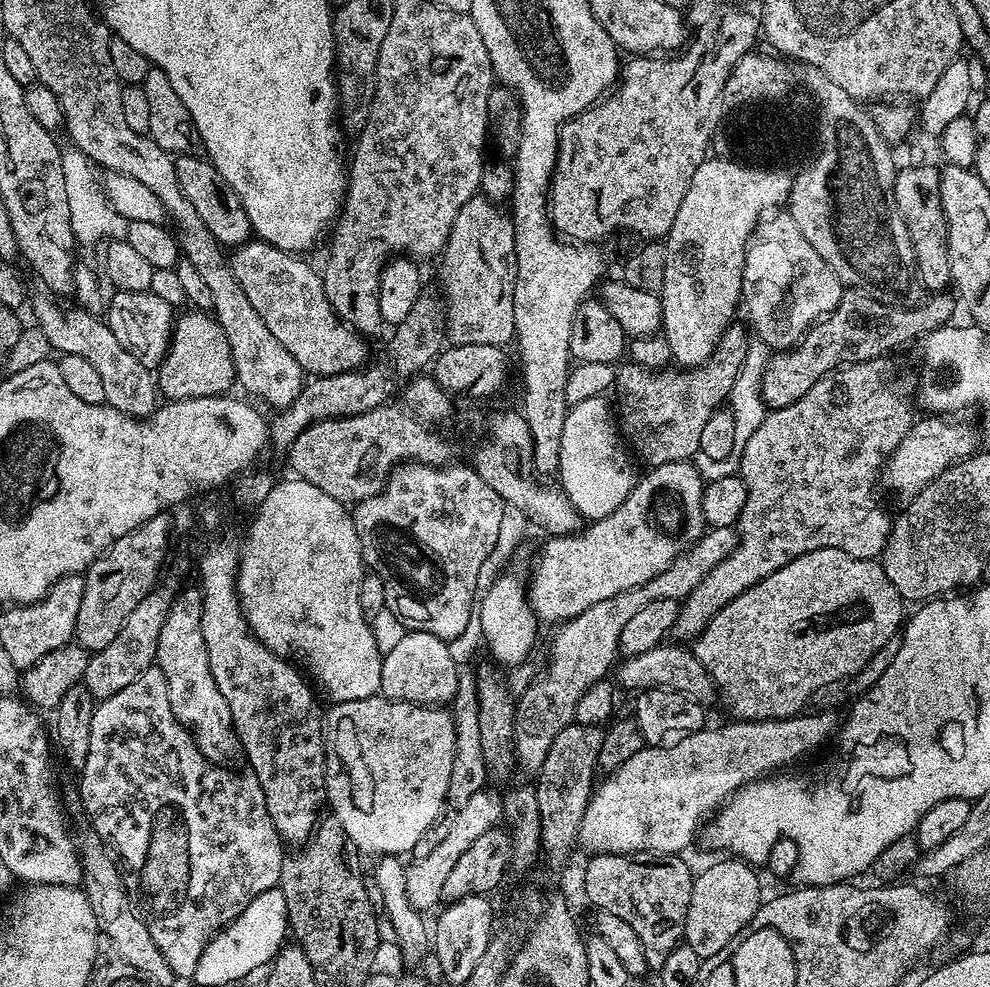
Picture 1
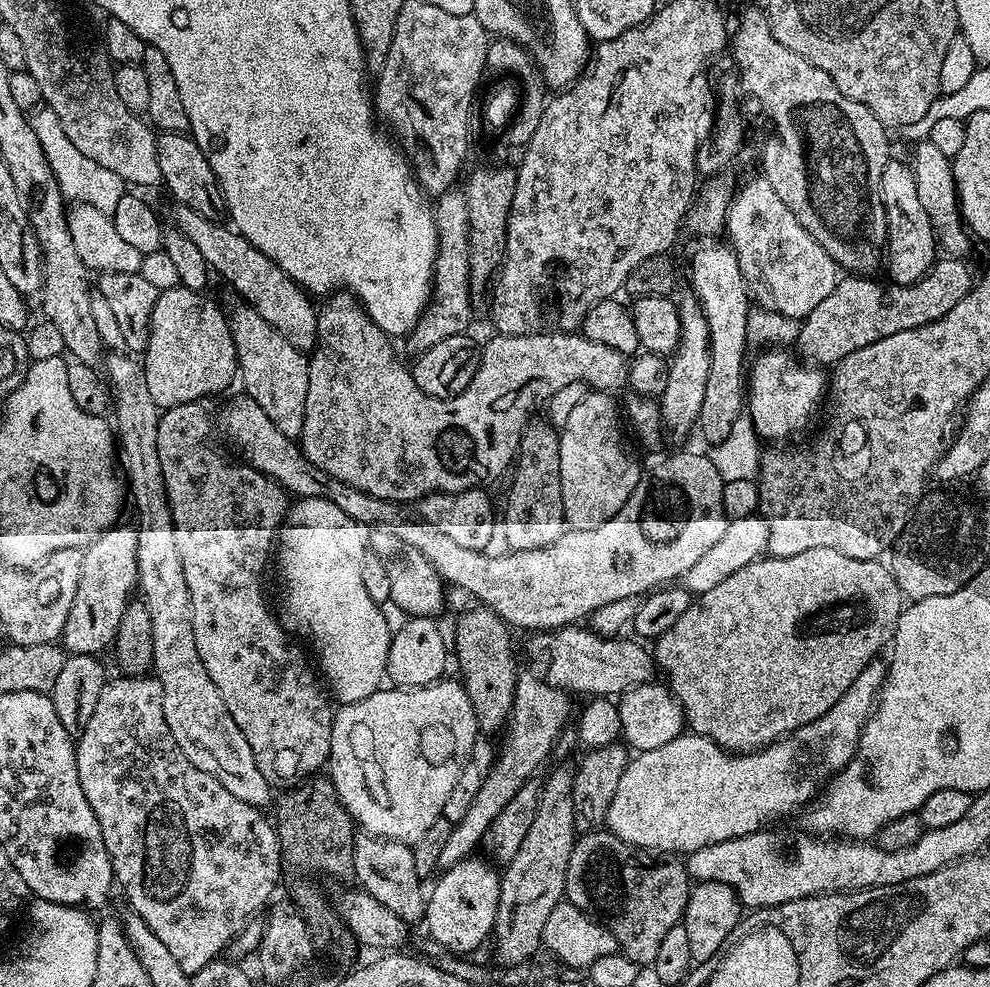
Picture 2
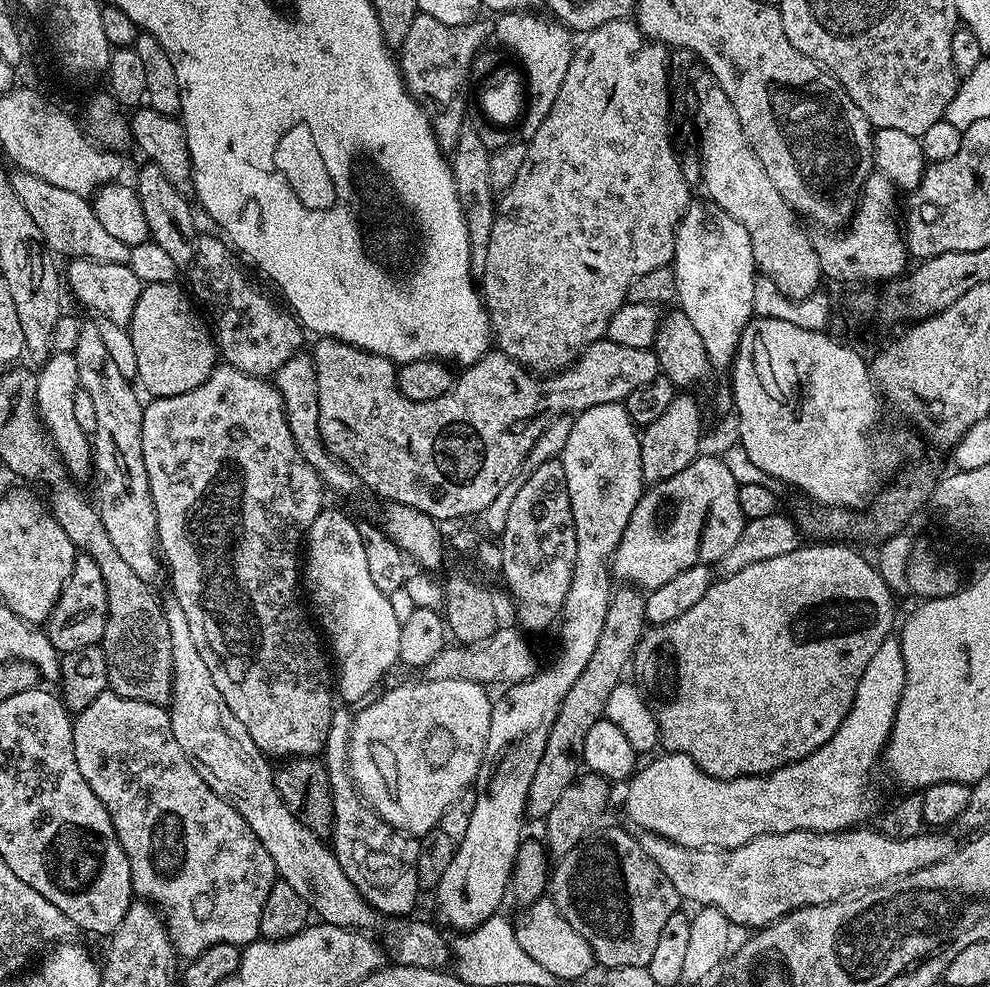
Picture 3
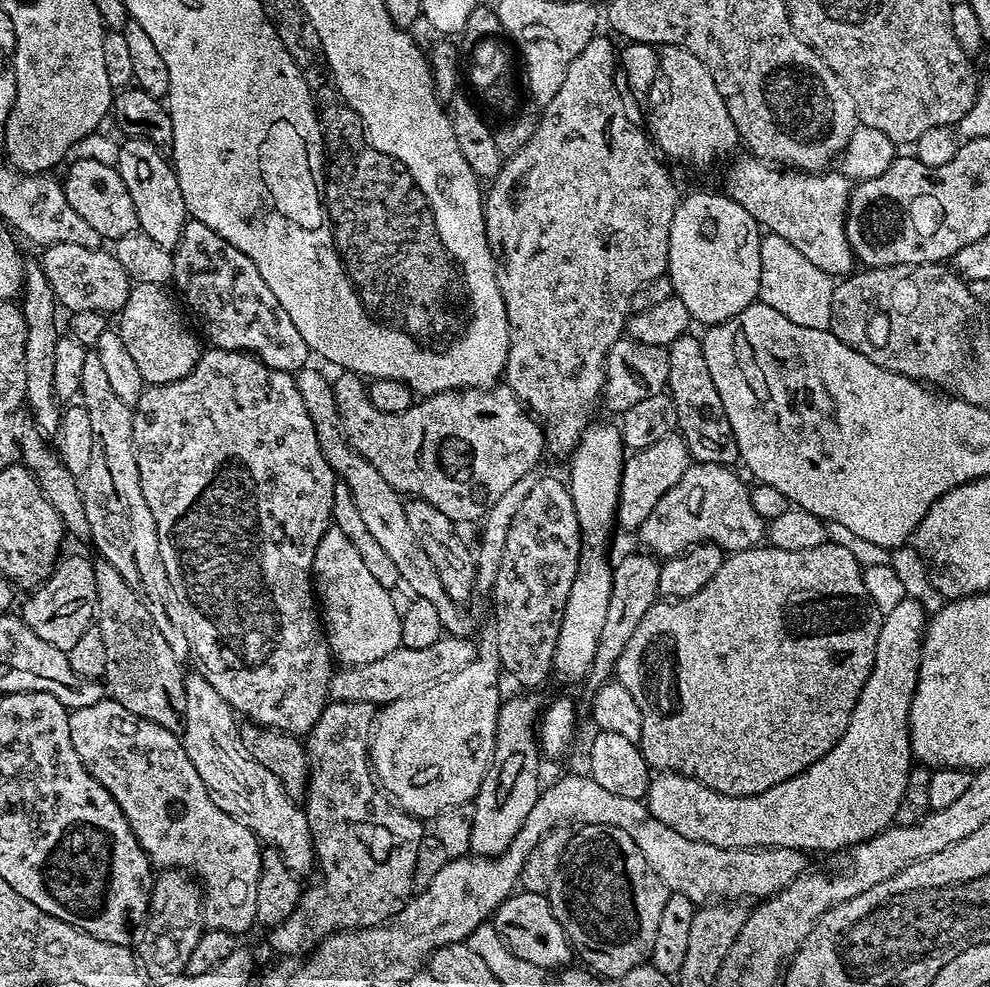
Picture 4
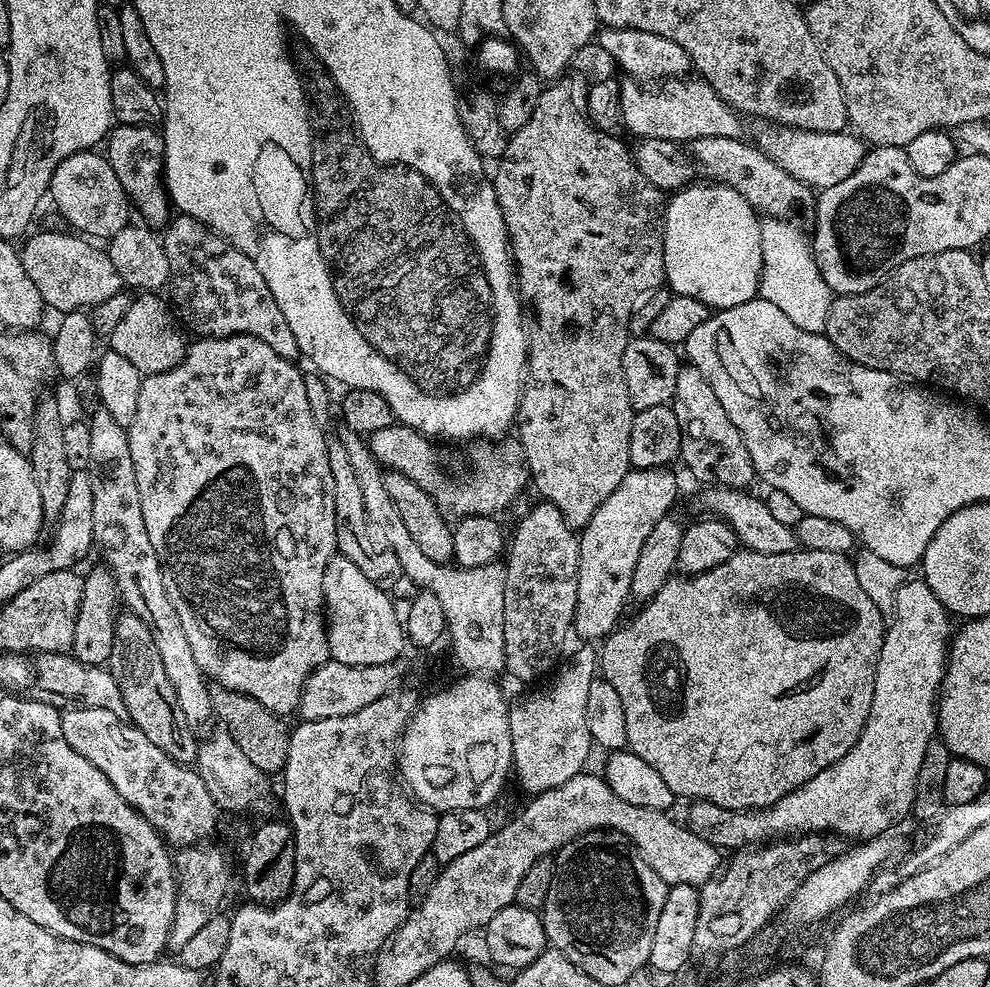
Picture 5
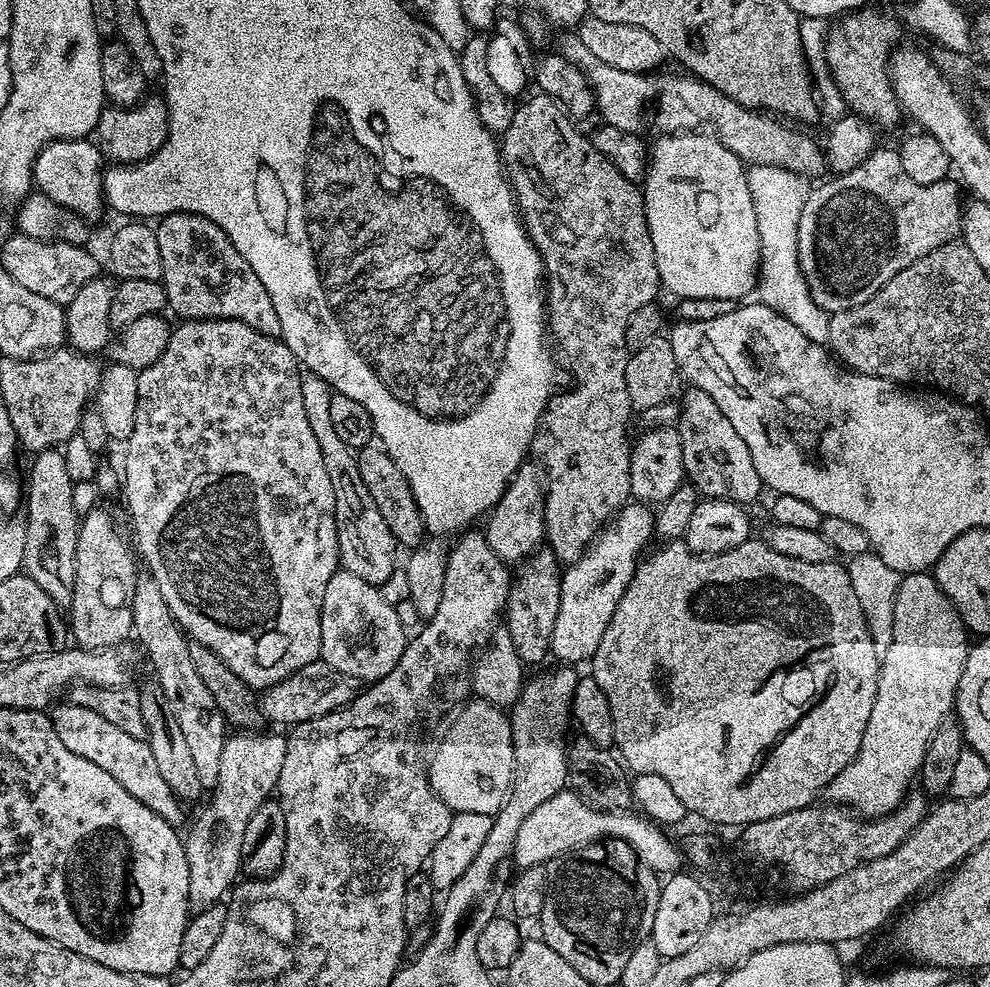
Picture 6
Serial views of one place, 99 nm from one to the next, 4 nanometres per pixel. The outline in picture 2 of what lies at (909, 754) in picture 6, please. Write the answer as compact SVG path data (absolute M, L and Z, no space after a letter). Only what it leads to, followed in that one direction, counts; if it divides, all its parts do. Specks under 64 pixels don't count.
M880 658L870 661L862 670L862 674L858 674L858 678L854 678L850 690L846 690L846 694L842 694L842 698L838 698L838 702L834 706L830 706L830 710L826 710L826 714L822 714L822 718L794 730L782 740L775 740L772 744L764 745L756 752L729 754L724 749L719 748L708 736L681 734L678 738L674 738L674 742L666 742L666 746L658 746L658 750L646 750L633 755L622 774L622 782L618 782L618 791L614 793L614 802L610 802L610 810L606 821L607 831L613 832L618 838L622 838L622 842L633 844L636 848L647 848L649 852L657 854L680 854L676 852L681 852L681 854L687 854L702 850L706 846L714 846L718 842L726 842L739 836L749 836L751 832L761 831L765 826L768 826L771 820L780 820L783 816L798 811L800 807L801 811L816 799L822 785L843 770L850 762L850 758L854 758L864 724L868 721L868 717L872 715L880 690L884 687L884 679L888 676L888 664L882 661L883 659Z

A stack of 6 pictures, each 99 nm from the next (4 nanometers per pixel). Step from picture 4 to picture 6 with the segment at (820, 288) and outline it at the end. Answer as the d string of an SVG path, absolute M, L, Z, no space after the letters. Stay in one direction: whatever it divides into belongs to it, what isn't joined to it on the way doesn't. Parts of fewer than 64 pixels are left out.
M753 164L747 169L748 185L750 186L750 198L754 202L754 218L758 218L758 242L760 243L760 275L758 277L759 303L765 304L770 310L782 314L806 338L810 338L815 344L828 344L828 331L830 322L829 312L823 306L814 302L811 297L811 290L808 288L808 280L800 268L798 258L798 226L802 218L802 210L808 201L810 184L807 184L805 177L799 172L789 172L787 168L775 168L765 164Z

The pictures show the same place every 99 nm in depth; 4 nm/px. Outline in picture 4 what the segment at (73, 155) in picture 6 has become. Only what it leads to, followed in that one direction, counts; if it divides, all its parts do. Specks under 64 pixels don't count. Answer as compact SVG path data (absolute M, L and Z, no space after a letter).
M78 158L74 162L68 170L68 177L63 178L62 185L68 202L79 217L86 218L98 234L109 242L118 241L126 234L137 231L139 220L134 199L130 198L130 192L119 176L118 168L87 158Z

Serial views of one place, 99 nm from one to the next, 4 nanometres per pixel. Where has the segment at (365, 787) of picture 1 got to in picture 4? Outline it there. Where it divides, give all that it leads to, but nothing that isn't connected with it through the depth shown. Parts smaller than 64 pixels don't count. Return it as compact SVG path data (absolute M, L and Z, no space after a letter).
M488 654L485 660L483 657L470 662L470 666L466 666L466 670L458 670L458 674L454 674L448 680L439 680L434 686L430 686L430 690L422 690L422 694L414 694L410 698L398 698L398 702L390 702L377 711L370 737L372 770L379 787L404 811L409 812L421 821L428 822L448 808L457 807L459 804L471 804L475 800L478 790L484 781L484 775L488 772L488 766L492 763L492 755L496 749L498 714L502 703L502 695L500 696L501 672L499 658L495 654Z

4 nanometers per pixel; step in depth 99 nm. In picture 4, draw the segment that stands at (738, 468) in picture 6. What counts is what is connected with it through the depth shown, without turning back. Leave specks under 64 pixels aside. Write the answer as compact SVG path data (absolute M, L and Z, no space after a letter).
M685 334L668 345L667 350L670 378L666 391L674 402L674 410L678 414L676 426L688 446L689 457L698 464L735 465L740 460L738 442L734 438L730 418L726 418L726 406L722 406L718 386L714 386L710 366L706 366L703 343L697 337L695 340L692 334Z

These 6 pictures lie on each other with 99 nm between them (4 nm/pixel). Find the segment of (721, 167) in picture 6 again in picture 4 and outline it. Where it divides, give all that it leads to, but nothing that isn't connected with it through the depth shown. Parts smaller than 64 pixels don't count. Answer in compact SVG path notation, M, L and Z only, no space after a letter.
M696 192L693 196L688 196L677 203L674 210L674 222L670 222L670 250L668 251L668 271L667 276L672 279L672 290L675 295L686 306L689 317L693 321L696 320L703 326L711 326L714 324L722 324L727 320L731 320L733 316L737 316L742 310L746 310L760 295L760 241L762 239L762 229L756 223L756 219L751 216L738 202L734 202L731 196L721 194L715 196L712 192Z

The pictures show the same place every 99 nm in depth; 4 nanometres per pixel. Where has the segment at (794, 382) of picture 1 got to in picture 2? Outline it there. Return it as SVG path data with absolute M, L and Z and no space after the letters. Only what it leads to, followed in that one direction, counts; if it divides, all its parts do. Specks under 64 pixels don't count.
M964 258L937 259L932 269L913 284L884 285L860 274L837 279L834 290L830 290L829 296L822 298L801 323L794 341L795 347L800 347L799 355L816 366L835 366L846 354L862 350L862 346L870 346L882 338L890 338L890 334L902 334L902 330L914 330L950 314L950 310L966 298L974 283L972 268L966 261Z

